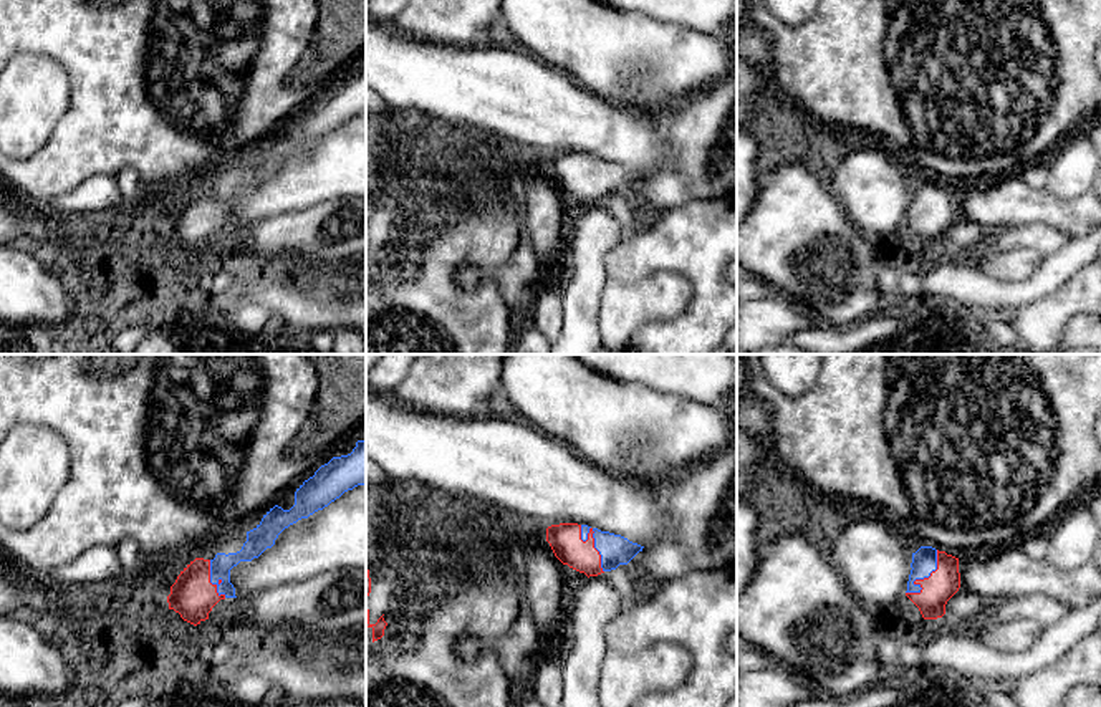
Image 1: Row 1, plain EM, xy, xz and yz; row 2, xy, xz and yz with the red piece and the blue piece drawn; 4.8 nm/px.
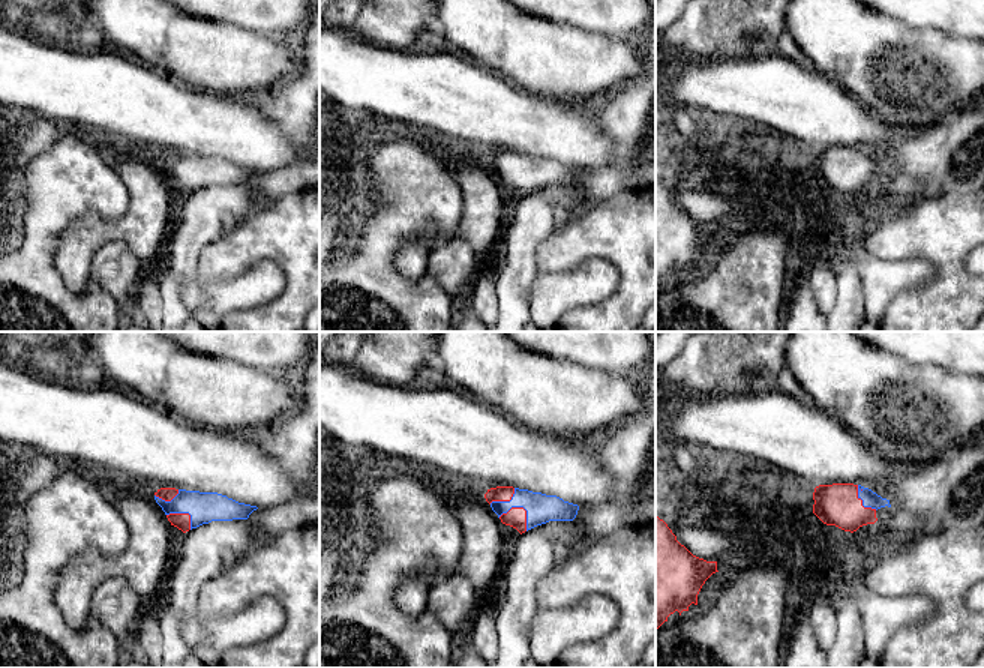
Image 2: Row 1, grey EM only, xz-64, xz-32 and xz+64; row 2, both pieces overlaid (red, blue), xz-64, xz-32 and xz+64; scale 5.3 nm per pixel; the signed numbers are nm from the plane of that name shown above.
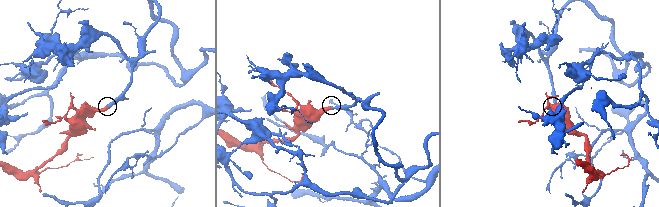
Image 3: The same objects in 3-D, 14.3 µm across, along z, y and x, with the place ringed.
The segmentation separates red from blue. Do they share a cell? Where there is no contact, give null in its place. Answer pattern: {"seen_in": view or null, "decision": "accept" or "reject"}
{"seen_in": "xz", "decision": "accept"}

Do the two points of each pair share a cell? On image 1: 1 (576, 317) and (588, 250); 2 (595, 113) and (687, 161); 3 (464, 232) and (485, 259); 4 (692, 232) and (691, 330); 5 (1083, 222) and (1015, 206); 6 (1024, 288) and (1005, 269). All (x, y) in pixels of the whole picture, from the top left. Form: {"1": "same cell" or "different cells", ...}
{"1": "same cell", "2": "different cells", "3": "same cell", "4": "same cell", "5": "same cell", "6": "different cells"}

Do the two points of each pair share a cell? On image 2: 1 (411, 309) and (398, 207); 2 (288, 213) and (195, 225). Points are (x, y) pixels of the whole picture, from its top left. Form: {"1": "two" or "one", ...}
{"1": "one", "2": "two"}

